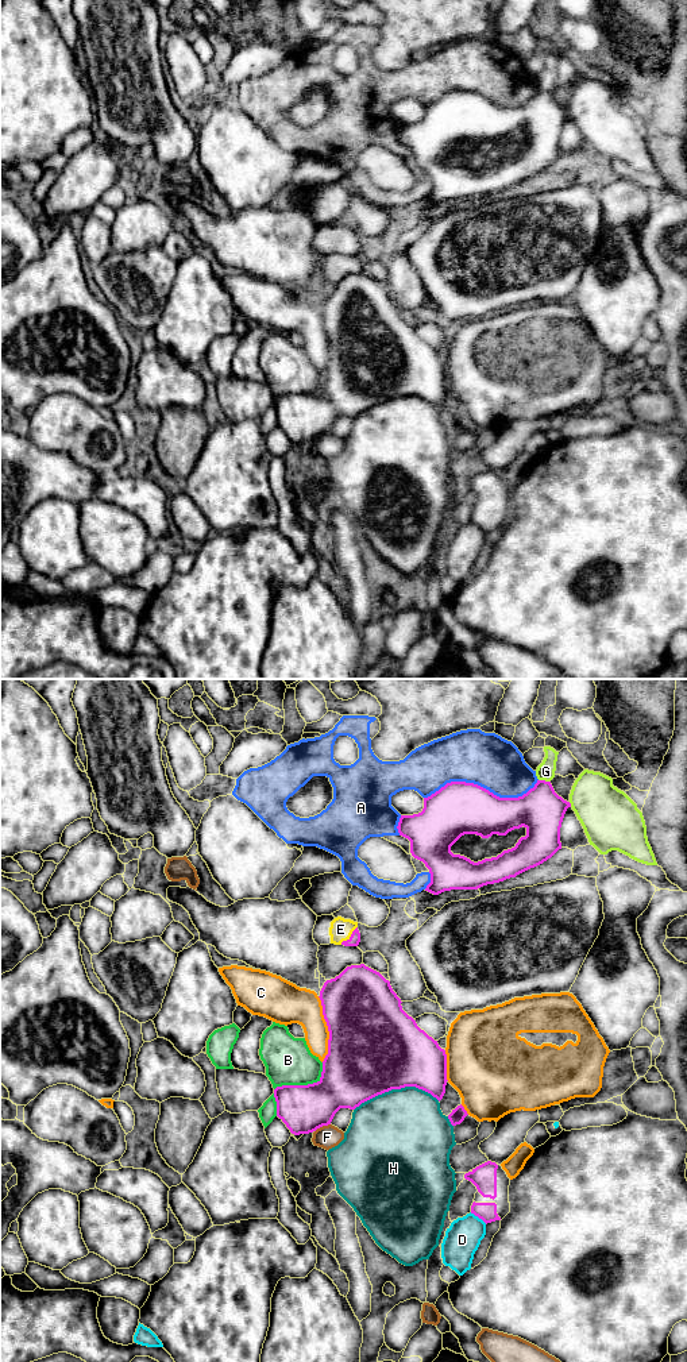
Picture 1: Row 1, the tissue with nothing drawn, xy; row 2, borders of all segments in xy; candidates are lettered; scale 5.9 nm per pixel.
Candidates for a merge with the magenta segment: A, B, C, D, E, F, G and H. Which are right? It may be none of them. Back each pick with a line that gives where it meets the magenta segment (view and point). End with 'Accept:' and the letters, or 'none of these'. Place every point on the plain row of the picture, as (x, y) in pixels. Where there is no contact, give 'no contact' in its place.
E: contact xy (351, 244)
Accept: E

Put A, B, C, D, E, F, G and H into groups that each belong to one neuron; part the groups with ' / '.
A / B / C / D / E / F / G / H

